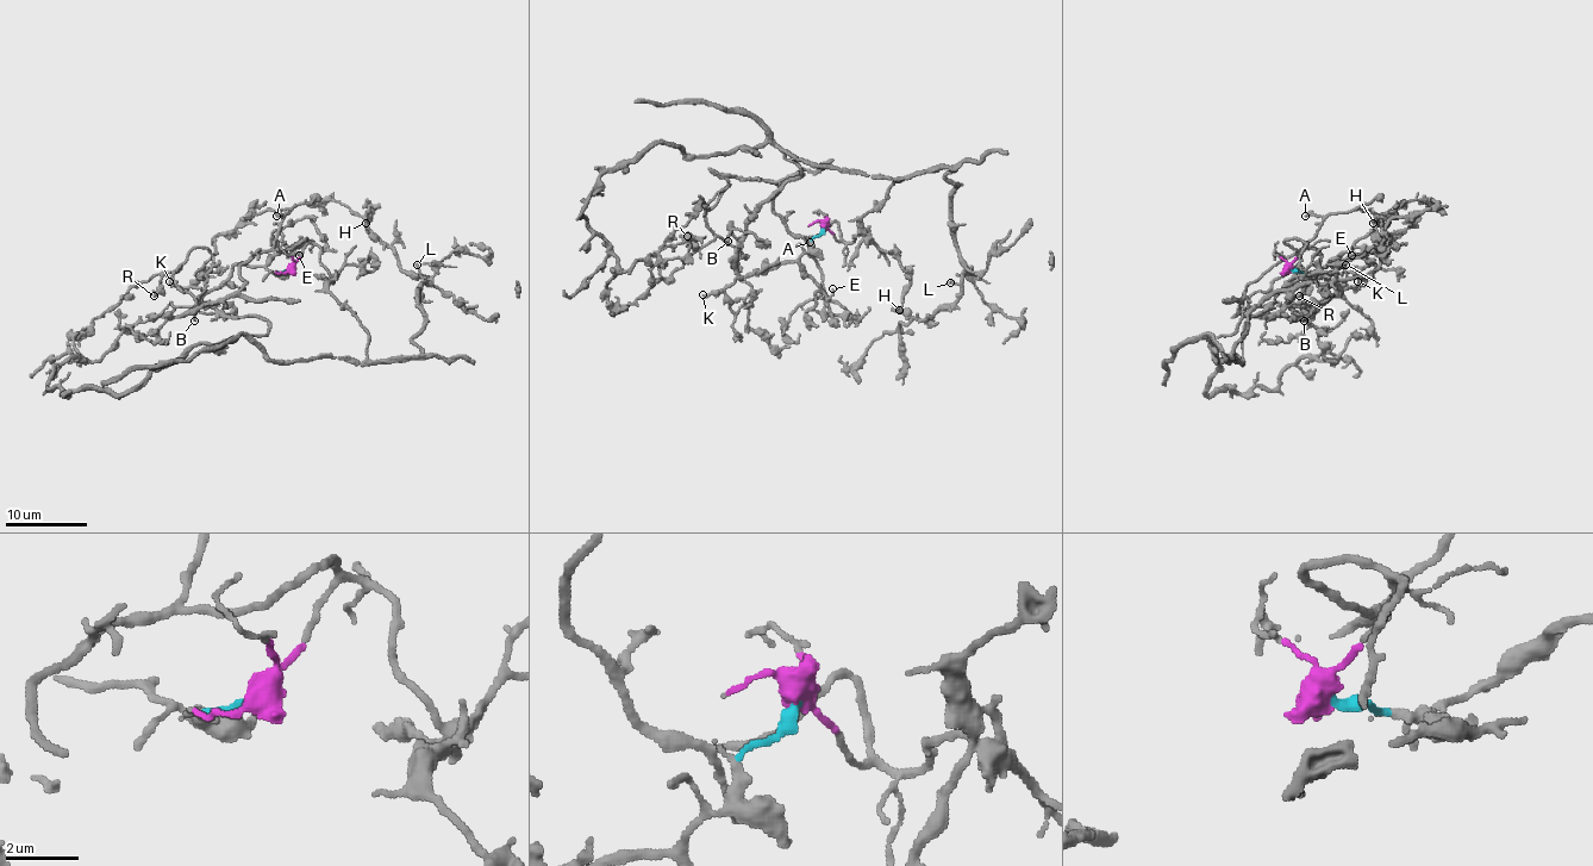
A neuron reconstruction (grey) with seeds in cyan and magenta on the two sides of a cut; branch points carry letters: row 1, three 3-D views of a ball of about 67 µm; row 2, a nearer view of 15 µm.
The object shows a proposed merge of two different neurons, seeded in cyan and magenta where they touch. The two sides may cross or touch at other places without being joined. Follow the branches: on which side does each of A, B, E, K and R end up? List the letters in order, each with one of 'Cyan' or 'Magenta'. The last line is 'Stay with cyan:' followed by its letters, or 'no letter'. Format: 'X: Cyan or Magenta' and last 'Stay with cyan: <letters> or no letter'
A: Magenta
B: Magenta
E: Cyan
K: Cyan
R: Magenta
Stay with cyan: E, K

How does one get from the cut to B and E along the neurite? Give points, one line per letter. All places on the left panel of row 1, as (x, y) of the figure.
B: (291, 270), (306, 237), (251, 256), (242, 286), (194, 311), (173, 279), (194, 248), (213, 266), (194, 321)
E: (291, 270), (272, 272), (266, 266), (288, 248), (298, 256)

